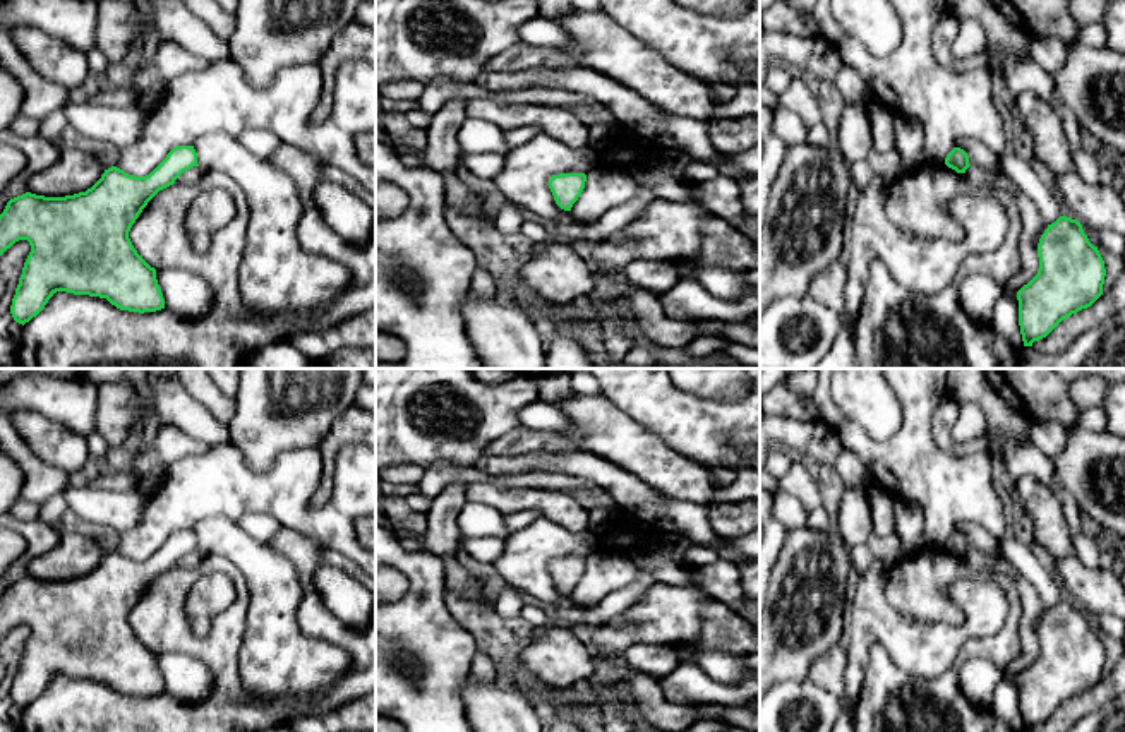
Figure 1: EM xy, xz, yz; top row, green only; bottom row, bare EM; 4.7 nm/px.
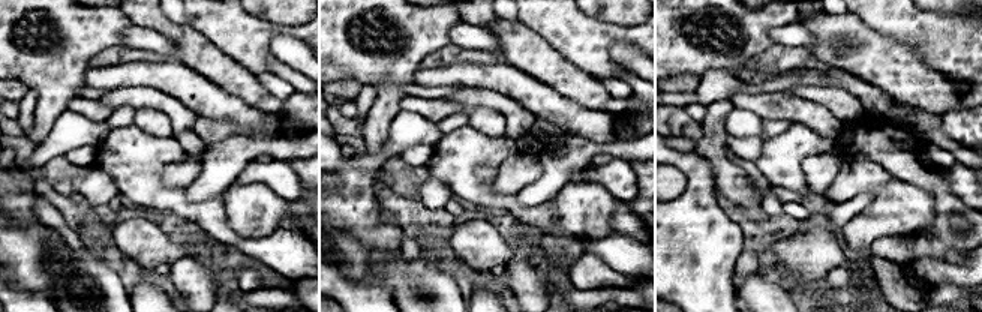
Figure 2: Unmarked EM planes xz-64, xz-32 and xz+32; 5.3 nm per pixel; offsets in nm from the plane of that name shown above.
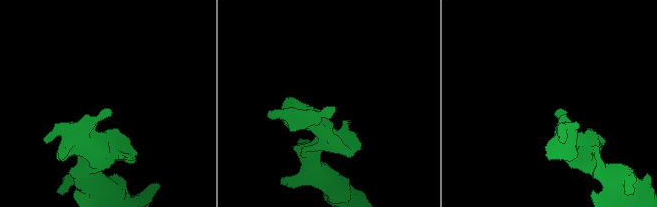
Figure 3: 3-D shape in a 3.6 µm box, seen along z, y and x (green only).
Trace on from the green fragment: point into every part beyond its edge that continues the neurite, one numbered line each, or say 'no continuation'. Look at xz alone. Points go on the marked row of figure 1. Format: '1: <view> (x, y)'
no continuation

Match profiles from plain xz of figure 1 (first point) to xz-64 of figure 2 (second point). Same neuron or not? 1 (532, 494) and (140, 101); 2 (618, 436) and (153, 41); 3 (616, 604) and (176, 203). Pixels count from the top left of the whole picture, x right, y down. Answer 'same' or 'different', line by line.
1: different
2: different
3: different

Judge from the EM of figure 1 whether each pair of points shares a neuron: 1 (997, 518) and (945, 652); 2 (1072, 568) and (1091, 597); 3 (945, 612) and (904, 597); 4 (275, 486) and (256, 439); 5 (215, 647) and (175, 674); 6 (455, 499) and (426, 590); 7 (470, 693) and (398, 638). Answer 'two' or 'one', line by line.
1: two
2: one
3: one
4: two
5: two
6: two
7: two

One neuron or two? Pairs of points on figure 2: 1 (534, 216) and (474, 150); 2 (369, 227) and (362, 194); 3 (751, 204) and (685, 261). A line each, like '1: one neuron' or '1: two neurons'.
1: one neuron
2: one neuron
3: two neurons

